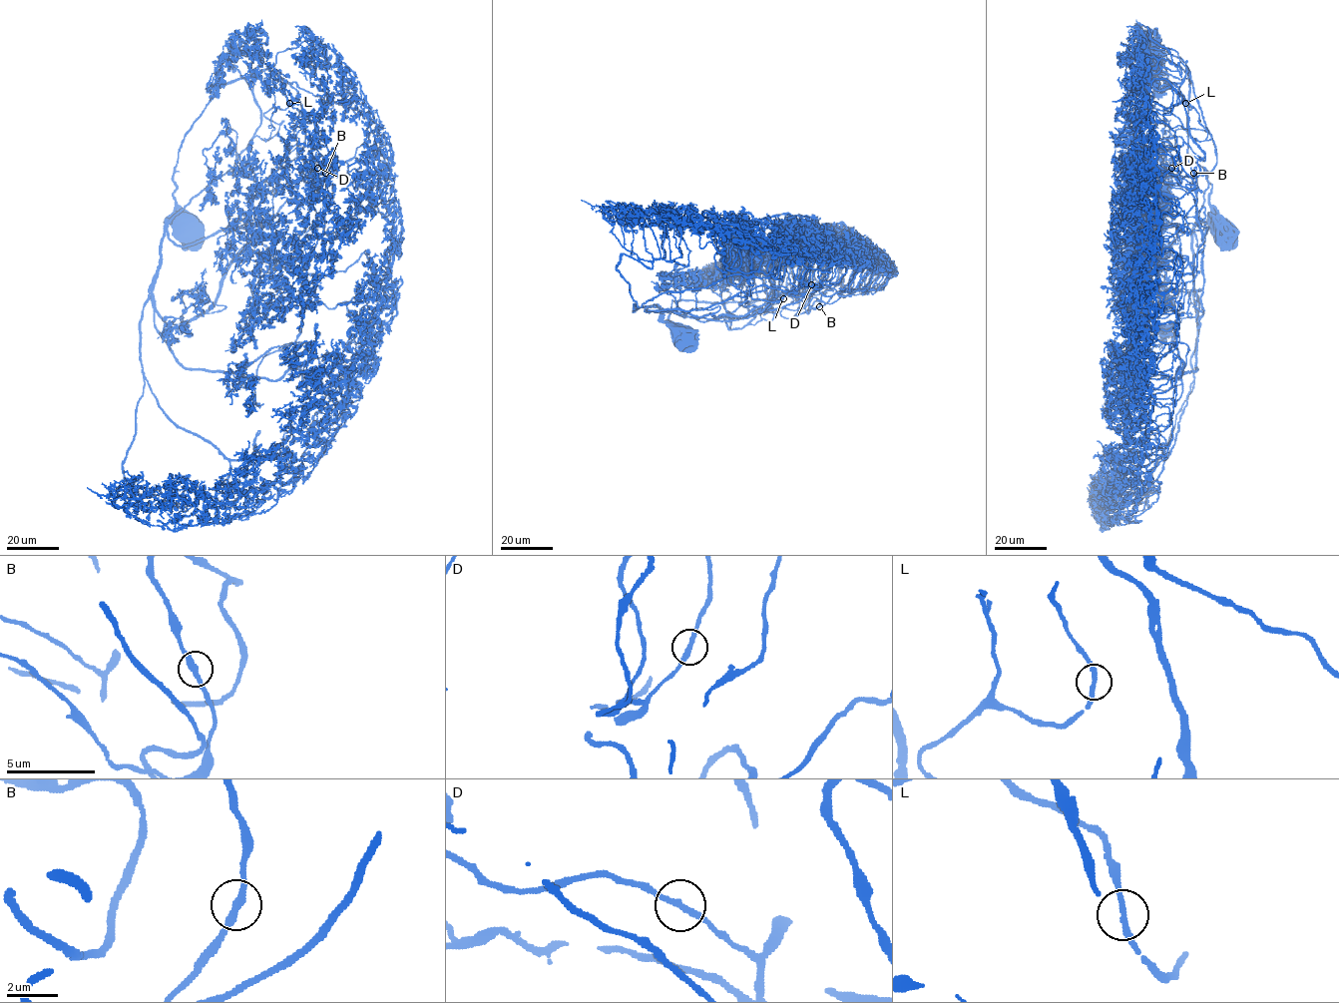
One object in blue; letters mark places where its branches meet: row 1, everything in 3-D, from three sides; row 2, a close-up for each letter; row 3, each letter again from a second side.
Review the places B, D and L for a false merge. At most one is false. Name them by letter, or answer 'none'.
none

